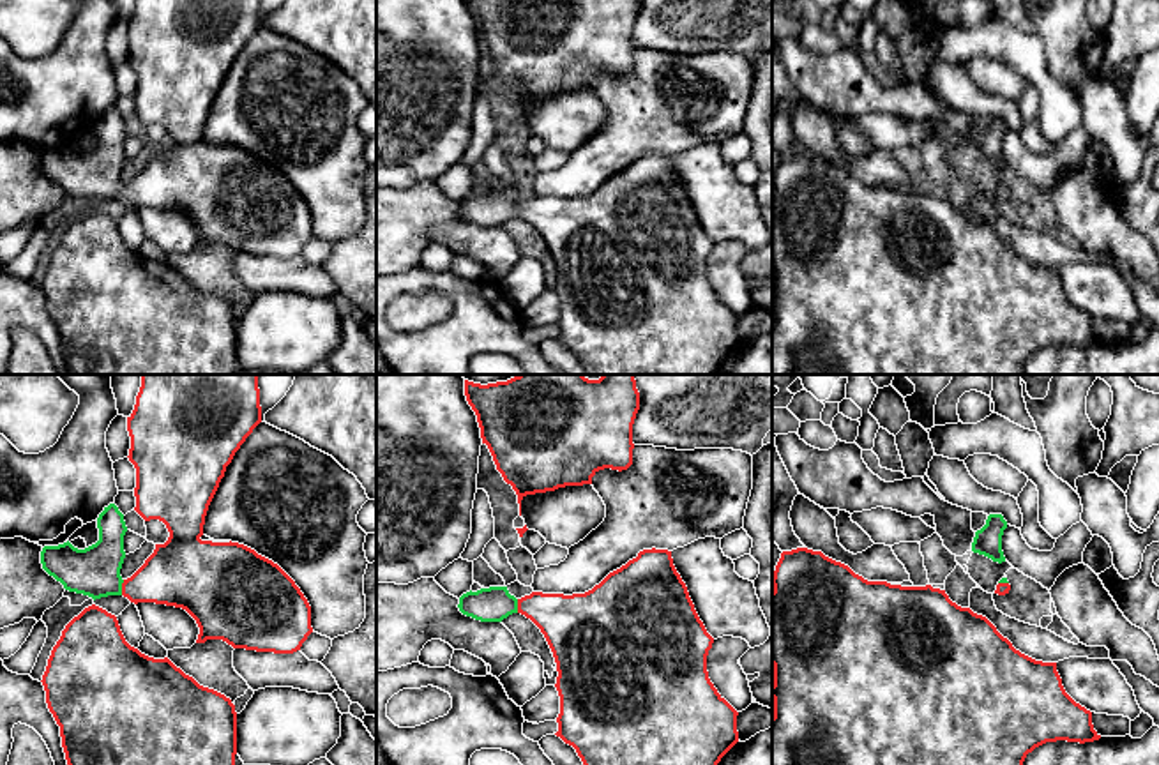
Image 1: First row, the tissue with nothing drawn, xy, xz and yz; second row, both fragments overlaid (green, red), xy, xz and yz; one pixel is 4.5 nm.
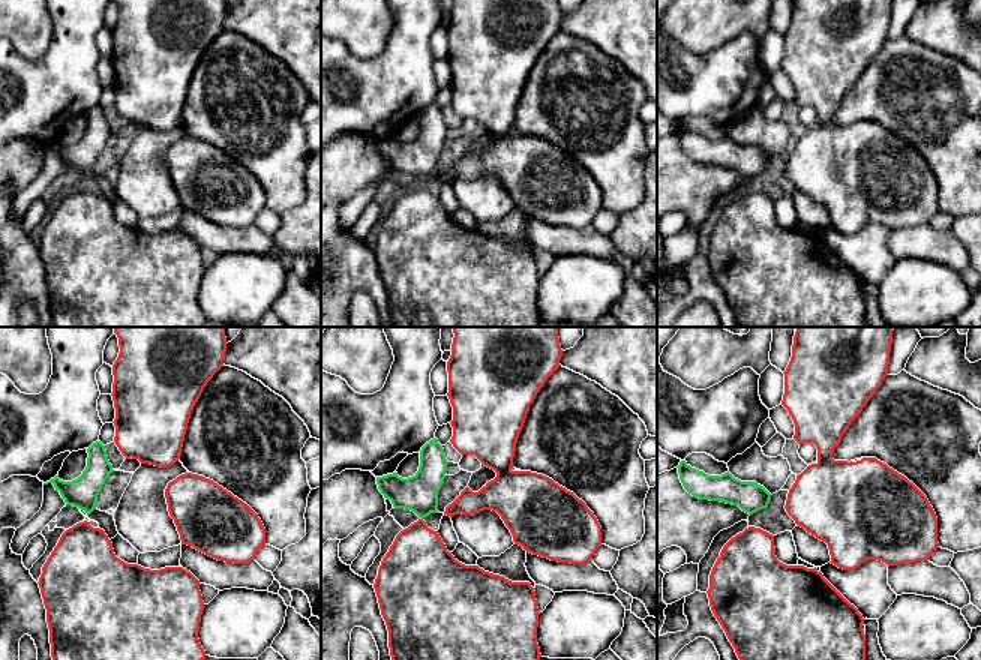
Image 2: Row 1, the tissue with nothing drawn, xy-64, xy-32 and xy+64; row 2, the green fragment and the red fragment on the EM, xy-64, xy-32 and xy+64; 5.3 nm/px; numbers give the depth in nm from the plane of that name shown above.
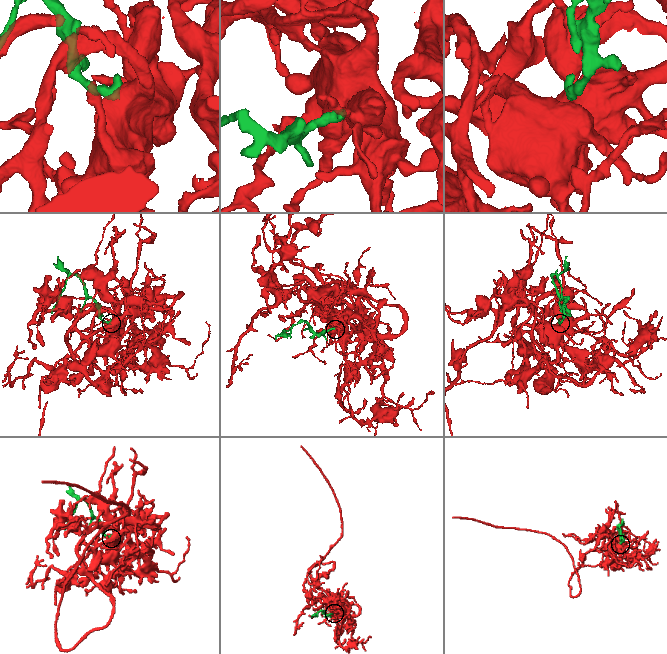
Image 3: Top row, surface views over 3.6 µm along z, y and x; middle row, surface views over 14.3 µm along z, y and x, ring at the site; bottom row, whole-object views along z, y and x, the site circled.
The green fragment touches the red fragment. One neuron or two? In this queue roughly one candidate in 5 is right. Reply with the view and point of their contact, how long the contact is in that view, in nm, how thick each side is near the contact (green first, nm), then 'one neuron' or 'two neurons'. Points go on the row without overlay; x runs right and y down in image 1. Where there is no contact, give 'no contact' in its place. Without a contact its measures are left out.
contact xy (121, 191); length 70 nm; calibres 220 and 280 nm; one neuron

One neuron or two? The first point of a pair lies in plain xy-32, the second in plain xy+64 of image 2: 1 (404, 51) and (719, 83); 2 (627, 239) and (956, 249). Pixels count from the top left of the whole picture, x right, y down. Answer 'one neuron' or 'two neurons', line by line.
1: one neuron
2: two neurons

